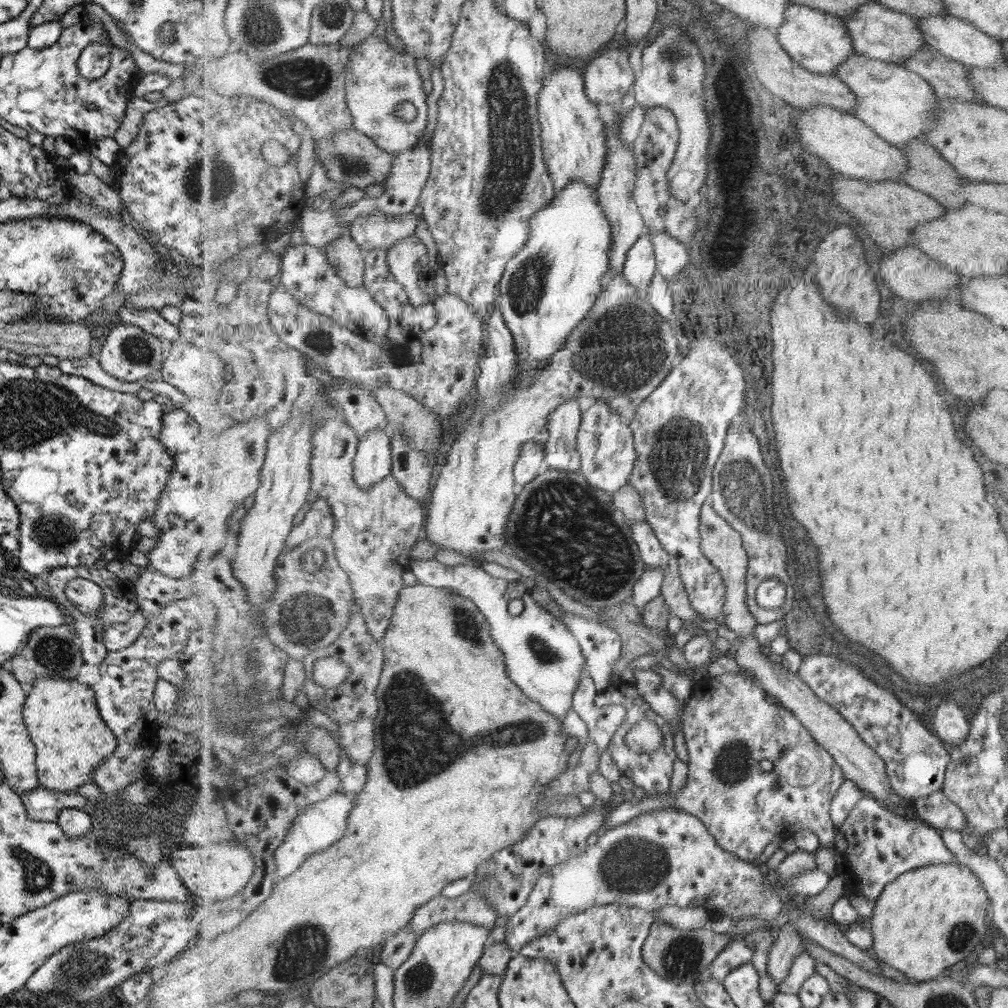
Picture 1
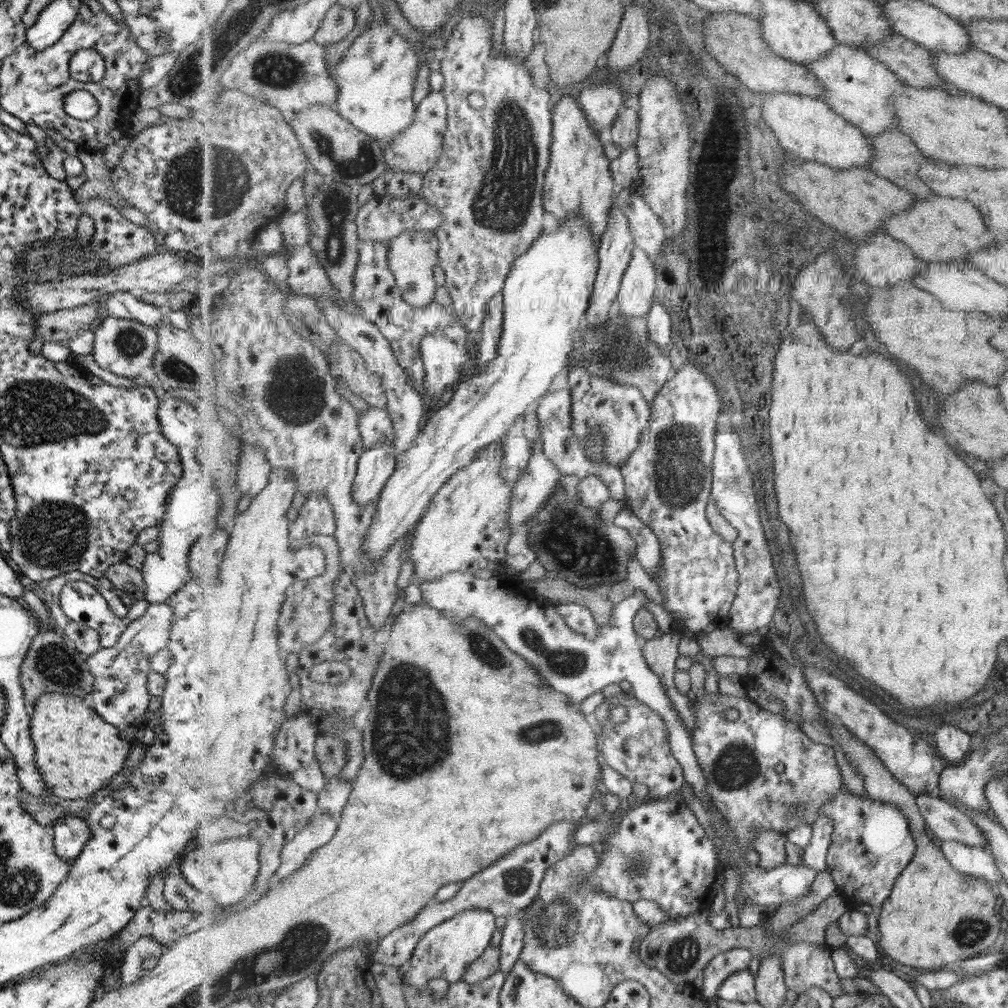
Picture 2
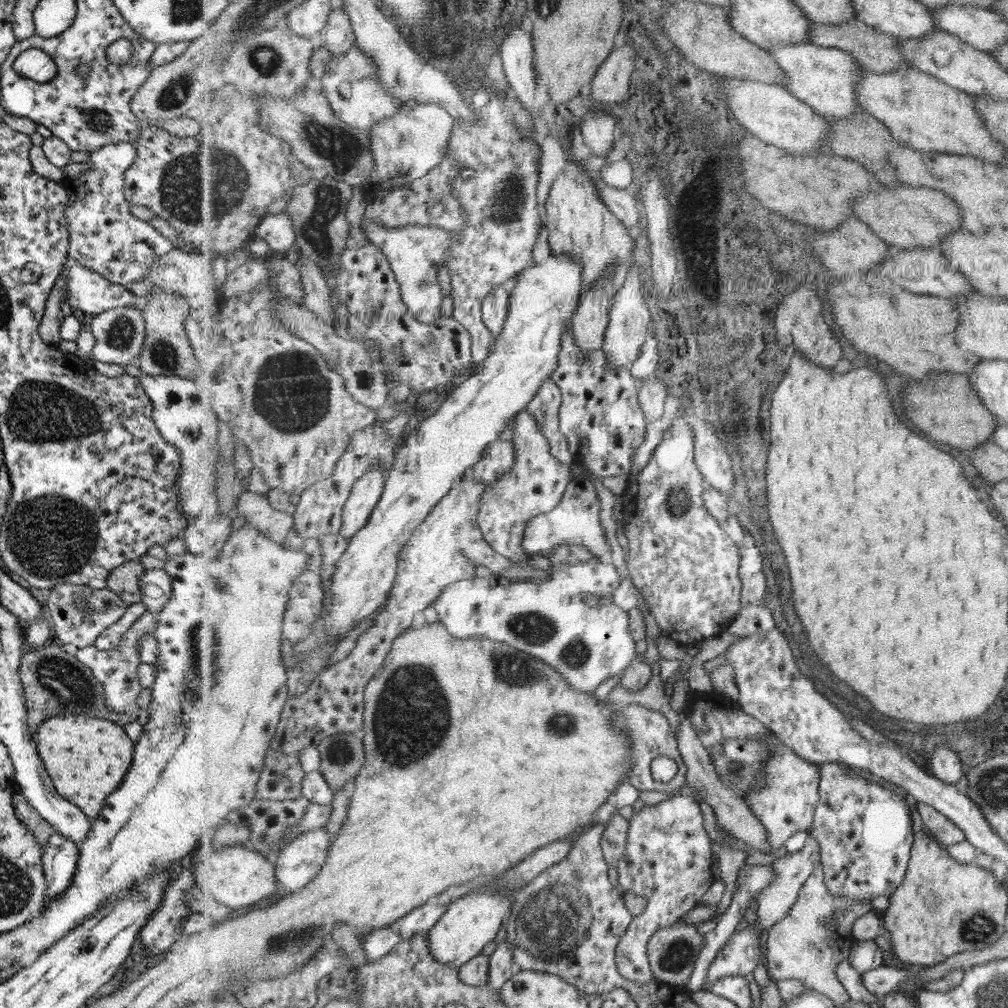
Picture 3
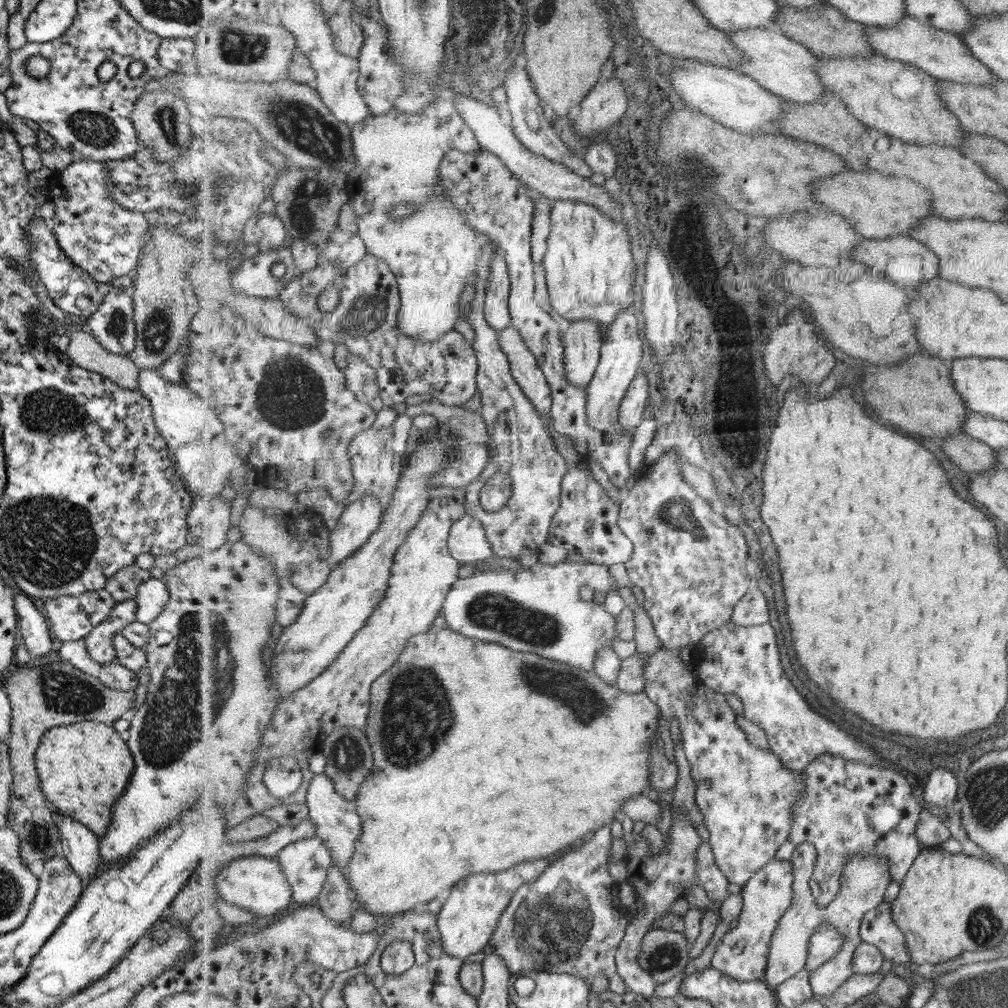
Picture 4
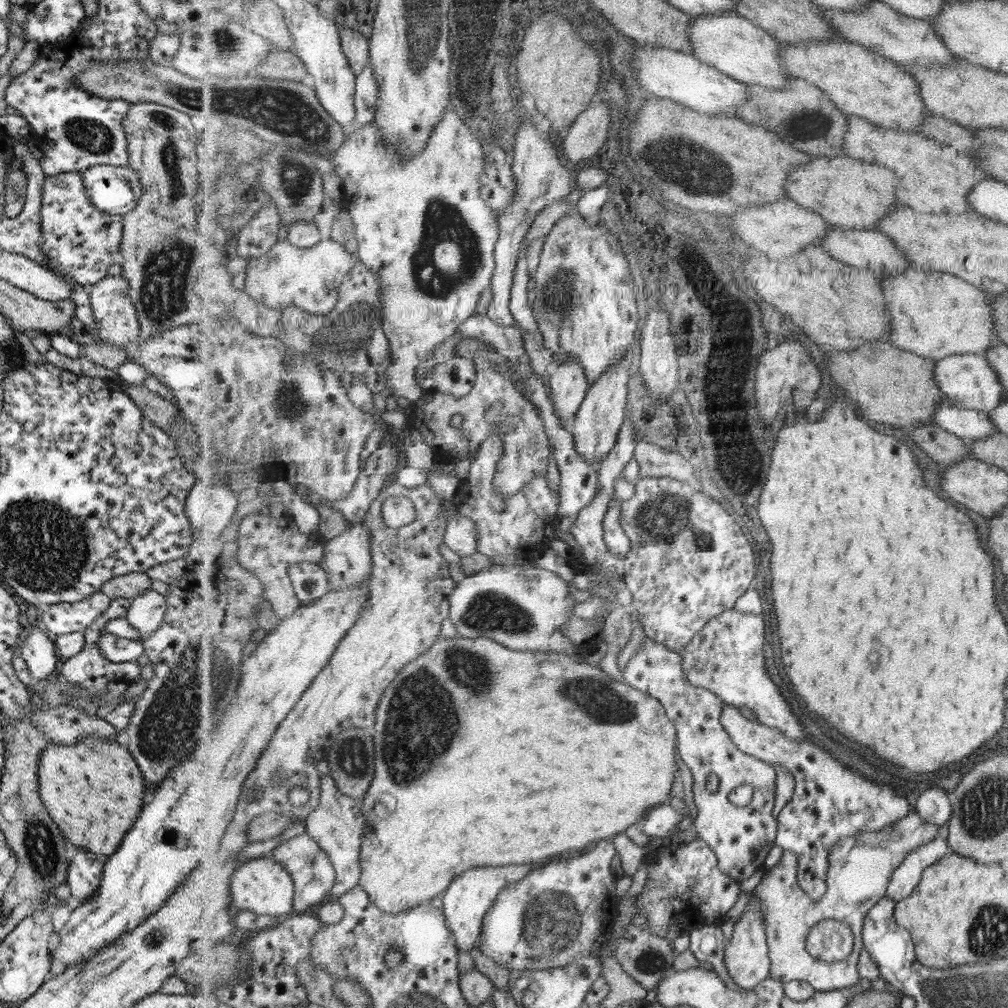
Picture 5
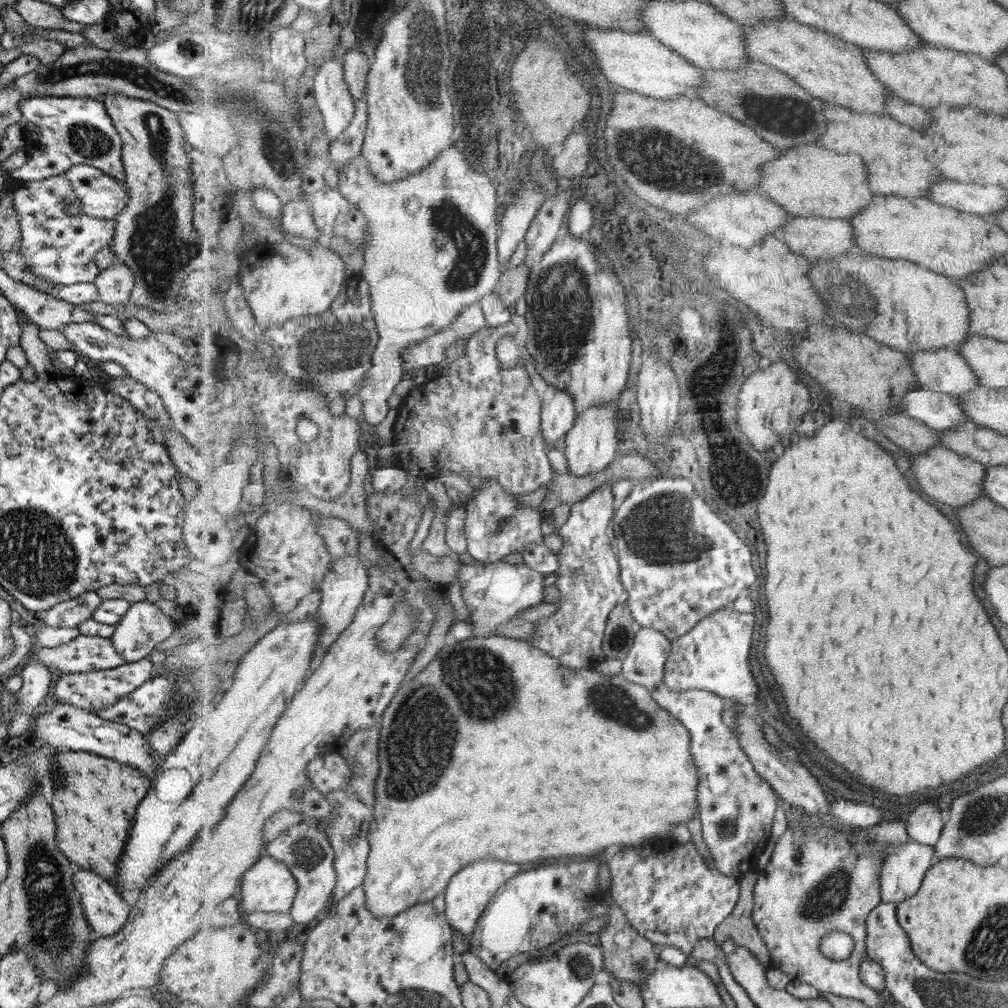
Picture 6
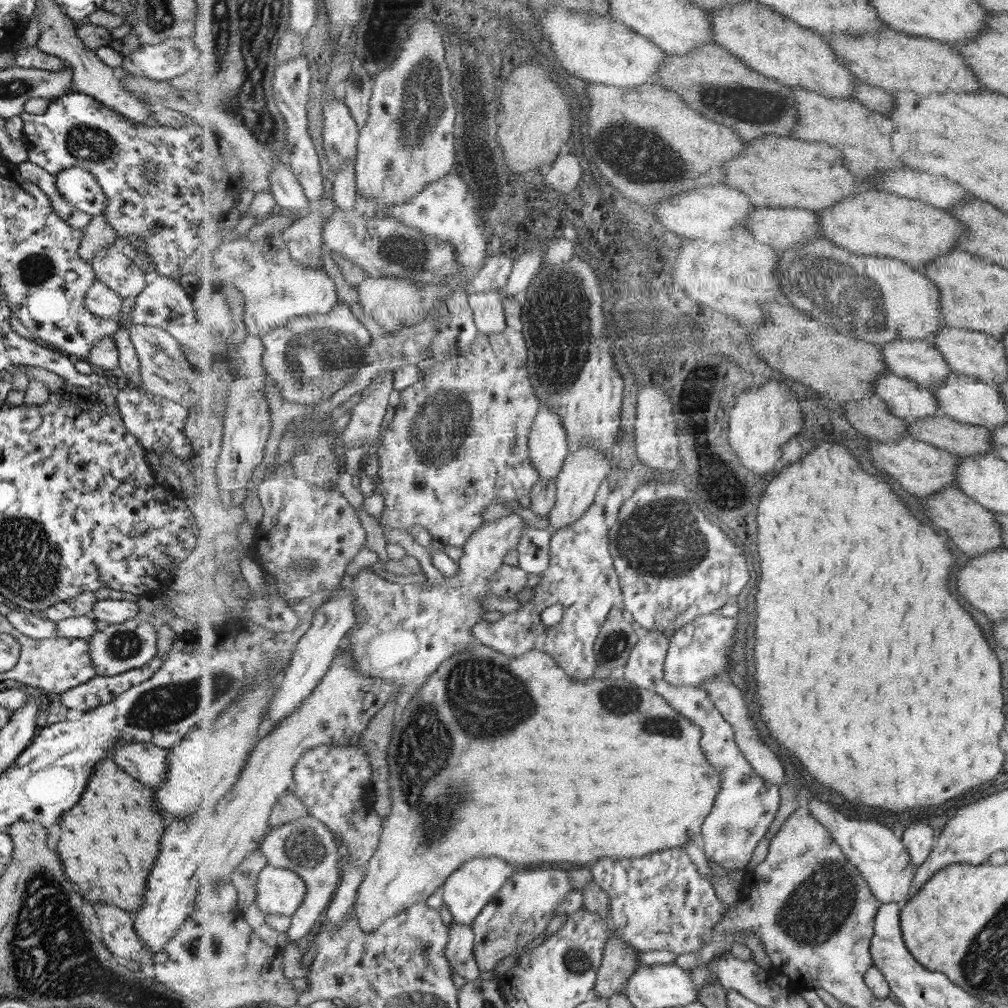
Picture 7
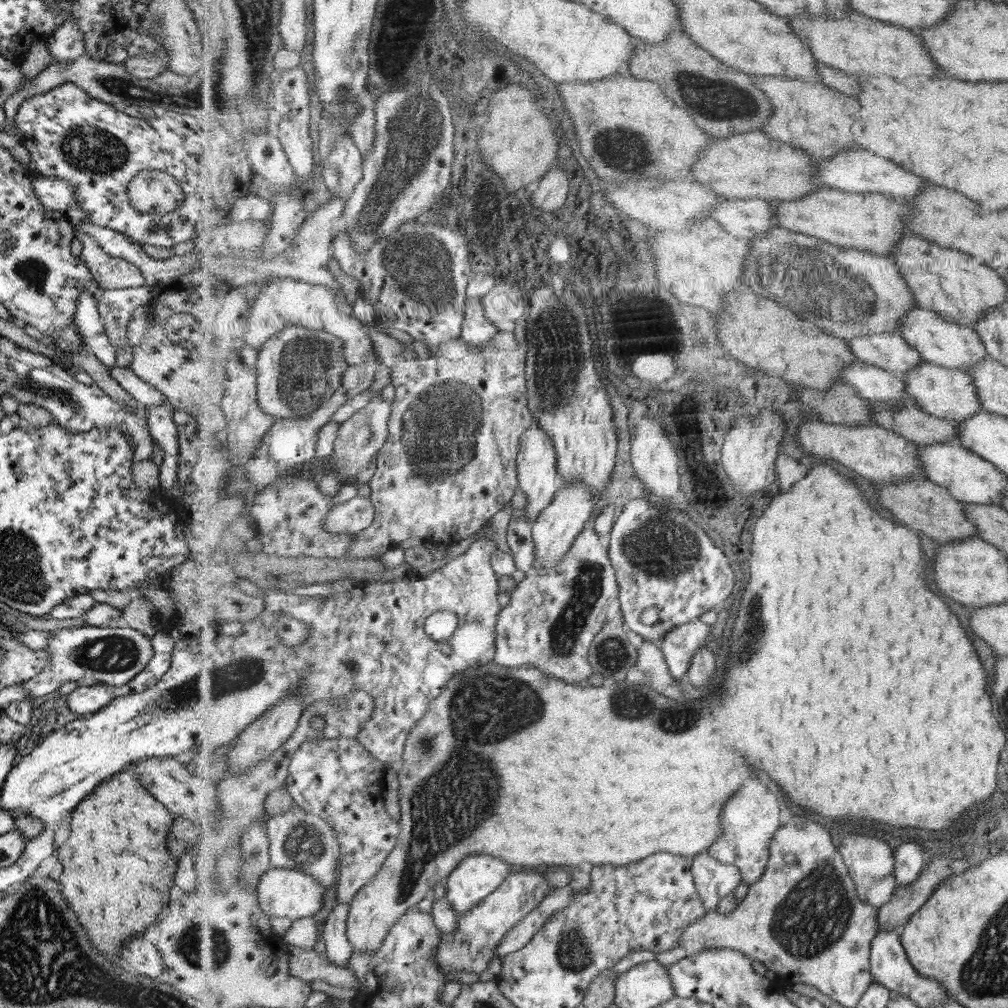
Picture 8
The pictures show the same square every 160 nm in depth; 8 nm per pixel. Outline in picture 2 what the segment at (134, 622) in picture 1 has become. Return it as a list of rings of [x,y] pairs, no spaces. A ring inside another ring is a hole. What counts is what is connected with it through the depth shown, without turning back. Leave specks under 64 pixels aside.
[[[80,580],[66,582],[61,587],[58,601],[60,609],[65,616],[68,616],[76,623],[82,624],[87,630],[92,630],[92,635],[98,639],[99,648],[113,646],[121,636],[121,633],[127,628],[127,625],[138,616],[141,616],[148,605],[148,602],[143,598],[132,602],[125,616],[115,616],[108,607],[106,600],[100,595],[100,592],[97,592],[97,589],[94,589],[90,584]]]

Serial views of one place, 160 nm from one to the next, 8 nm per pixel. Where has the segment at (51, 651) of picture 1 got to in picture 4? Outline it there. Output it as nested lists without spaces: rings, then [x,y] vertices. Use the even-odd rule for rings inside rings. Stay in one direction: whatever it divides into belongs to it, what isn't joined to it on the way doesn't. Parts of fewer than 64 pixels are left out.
[[[39,661],[26,664],[14,664],[9,669],[9,678],[3,680],[3,688],[10,705],[10,734],[8,736],[7,749],[10,762],[10,772],[12,781],[10,784],[9,805],[7,810],[7,824],[17,834],[19,839],[19,854],[24,865],[27,867],[35,860],[42,861],[48,859],[54,854],[59,854],[60,838],[52,820],[49,809],[45,809],[45,799],[41,791],[37,789],[37,773],[34,765],[35,749],[39,745],[41,736],[56,726],[81,722],[84,720],[102,722],[110,725],[112,722],[119,720],[125,712],[133,708],[135,694],[133,691],[113,691],[102,686],[97,679],[89,676],[74,668],[64,661]]]

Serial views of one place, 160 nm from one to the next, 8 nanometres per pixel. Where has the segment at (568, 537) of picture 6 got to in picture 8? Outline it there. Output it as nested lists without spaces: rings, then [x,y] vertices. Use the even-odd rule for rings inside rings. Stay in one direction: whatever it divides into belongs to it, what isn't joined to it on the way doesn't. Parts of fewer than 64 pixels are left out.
[[[587,526],[577,535],[570,549],[554,567],[533,569],[528,572],[511,593],[510,603],[500,612],[496,624],[495,662],[507,668],[517,669],[525,665],[553,676],[567,684],[588,683],[595,673],[590,660],[590,648],[607,619],[607,610],[615,598],[620,598],[620,583],[616,568],[611,566],[610,549],[603,546],[595,528]]]

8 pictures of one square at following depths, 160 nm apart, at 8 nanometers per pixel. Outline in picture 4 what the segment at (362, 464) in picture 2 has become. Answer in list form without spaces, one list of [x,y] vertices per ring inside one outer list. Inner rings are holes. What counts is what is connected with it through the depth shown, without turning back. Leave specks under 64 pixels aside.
[[[363,496],[344,510],[330,538],[329,562],[333,566],[349,558],[376,533],[384,509],[384,501],[377,496]]]

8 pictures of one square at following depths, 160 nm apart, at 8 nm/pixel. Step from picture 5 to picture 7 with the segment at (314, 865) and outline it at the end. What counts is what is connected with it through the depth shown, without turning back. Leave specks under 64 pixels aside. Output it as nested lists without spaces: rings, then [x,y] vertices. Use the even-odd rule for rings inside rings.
[[[310,815],[303,819],[273,827],[262,842],[260,849],[268,858],[268,864],[277,868],[288,868],[301,875],[306,882],[308,894],[304,903],[292,916],[292,925],[283,940],[296,941],[307,936],[315,922],[323,916],[332,903],[342,881],[342,859],[329,825]]]

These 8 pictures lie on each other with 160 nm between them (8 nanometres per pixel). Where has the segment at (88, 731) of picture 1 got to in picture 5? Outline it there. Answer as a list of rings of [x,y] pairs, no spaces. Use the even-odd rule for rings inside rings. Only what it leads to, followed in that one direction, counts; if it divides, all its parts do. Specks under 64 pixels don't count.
[[[86,736],[79,744],[46,746],[38,758],[36,775],[42,806],[59,827],[63,840],[104,857],[115,852],[146,801],[143,796],[147,787],[138,766],[113,740]]]

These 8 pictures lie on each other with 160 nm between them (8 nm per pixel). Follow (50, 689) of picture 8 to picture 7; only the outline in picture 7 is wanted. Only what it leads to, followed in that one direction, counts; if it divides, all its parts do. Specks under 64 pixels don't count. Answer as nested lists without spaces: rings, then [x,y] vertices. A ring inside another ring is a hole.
[[[137,615],[122,623],[103,625],[97,634],[88,636],[88,655],[90,664],[93,665],[95,676],[117,676],[121,672],[127,672],[140,668],[155,657],[155,626],[156,622],[150,623],[141,620]]]

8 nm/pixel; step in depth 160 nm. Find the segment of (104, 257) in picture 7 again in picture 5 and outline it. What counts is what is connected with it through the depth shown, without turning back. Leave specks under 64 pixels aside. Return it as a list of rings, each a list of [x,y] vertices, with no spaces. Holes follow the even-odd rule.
[[[122,276],[103,277],[99,282],[88,286],[88,297],[95,328],[92,332],[107,346],[121,347],[135,341],[138,336],[138,322],[133,303],[128,295],[128,282]]]

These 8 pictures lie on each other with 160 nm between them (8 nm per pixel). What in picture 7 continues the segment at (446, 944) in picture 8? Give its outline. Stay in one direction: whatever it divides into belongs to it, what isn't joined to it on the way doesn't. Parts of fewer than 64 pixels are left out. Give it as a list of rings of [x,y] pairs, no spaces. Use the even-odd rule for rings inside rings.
[[[564,868],[521,870],[511,876],[472,924],[476,934],[474,954],[479,968],[483,972],[495,971],[513,960],[513,953],[515,958],[524,946],[547,930],[559,903],[572,890],[570,873]]]

